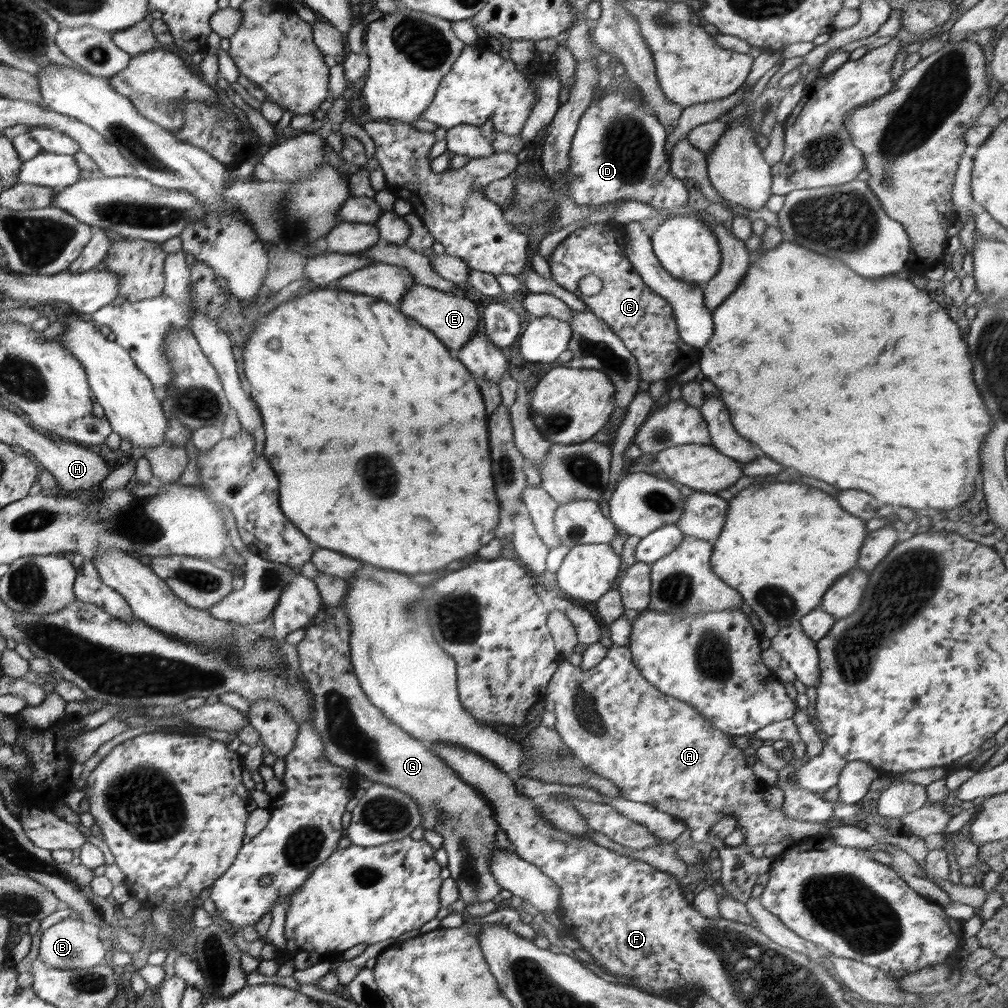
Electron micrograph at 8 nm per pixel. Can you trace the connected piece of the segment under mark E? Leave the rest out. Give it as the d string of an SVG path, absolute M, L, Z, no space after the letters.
M417 284L400 300L397 307L402 314L416 319L432 331L454 354L457 354L466 342L470 342L479 330L480 316L473 301L435 288Z

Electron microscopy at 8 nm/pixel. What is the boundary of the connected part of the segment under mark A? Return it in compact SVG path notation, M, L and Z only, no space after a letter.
M612 645L608 648L606 656L594 667L590 669L582 669L579 666L572 665L568 660L562 659L556 671L552 675L552 680L548 683L548 690L545 696L546 701L554 702L554 712L556 714L556 722L554 728L560 735L560 738L568 748L570 748L575 760L587 766L592 772L605 779L610 779L616 787L620 788L620 796L624 799L632 800L634 802L648 803L656 809L666 812L686 823L686 829L690 828L690 835L692 842L702 842L707 838L707 834L718 823L722 817L726 815L736 815L738 822L736 822L736 829L742 829L746 833L744 842L750 845L750 848L760 845L762 843L782 843L793 844L794 842L803 841L808 837L828 833L830 830L822 823L806 822L804 820L792 820L786 818L782 814L782 808L769 808L764 800L764 783L759 783L759 779L752 773L751 759L744 754L742 749L738 748L732 742L730 735L714 728L702 714L698 713L694 708L688 704L682 703L680 700L668 696L666 693L660 692L653 684L650 684L640 673L640 669L632 663L632 653L628 646Z

